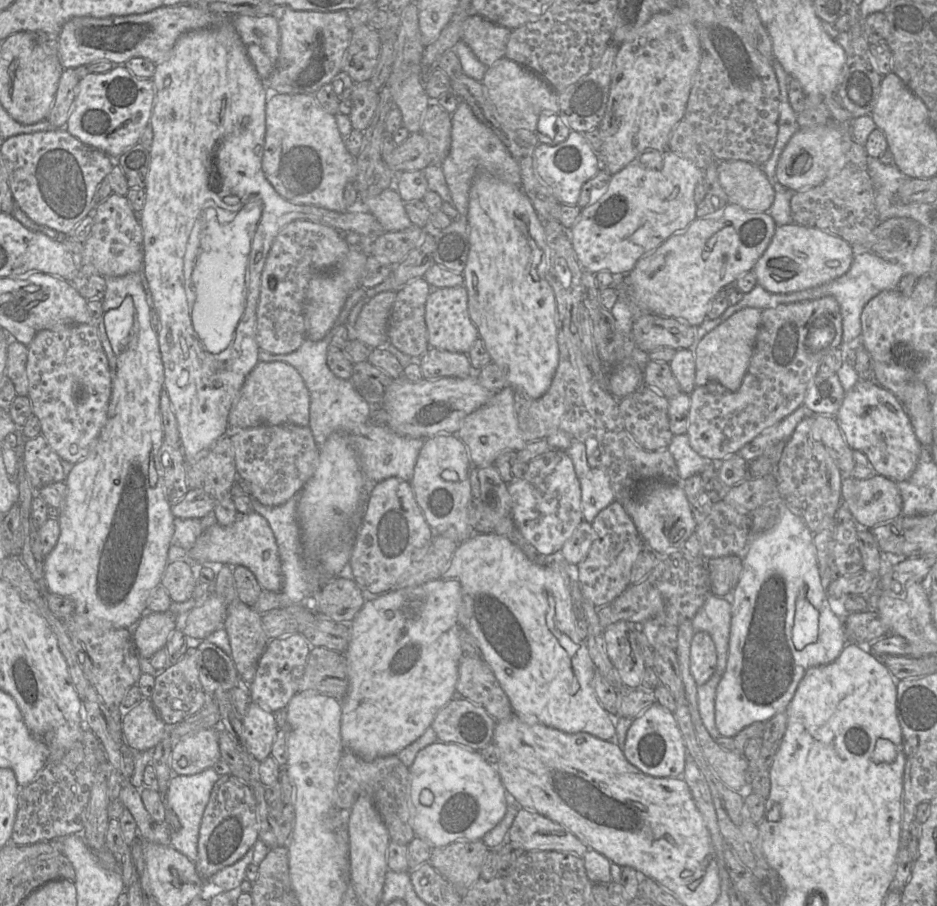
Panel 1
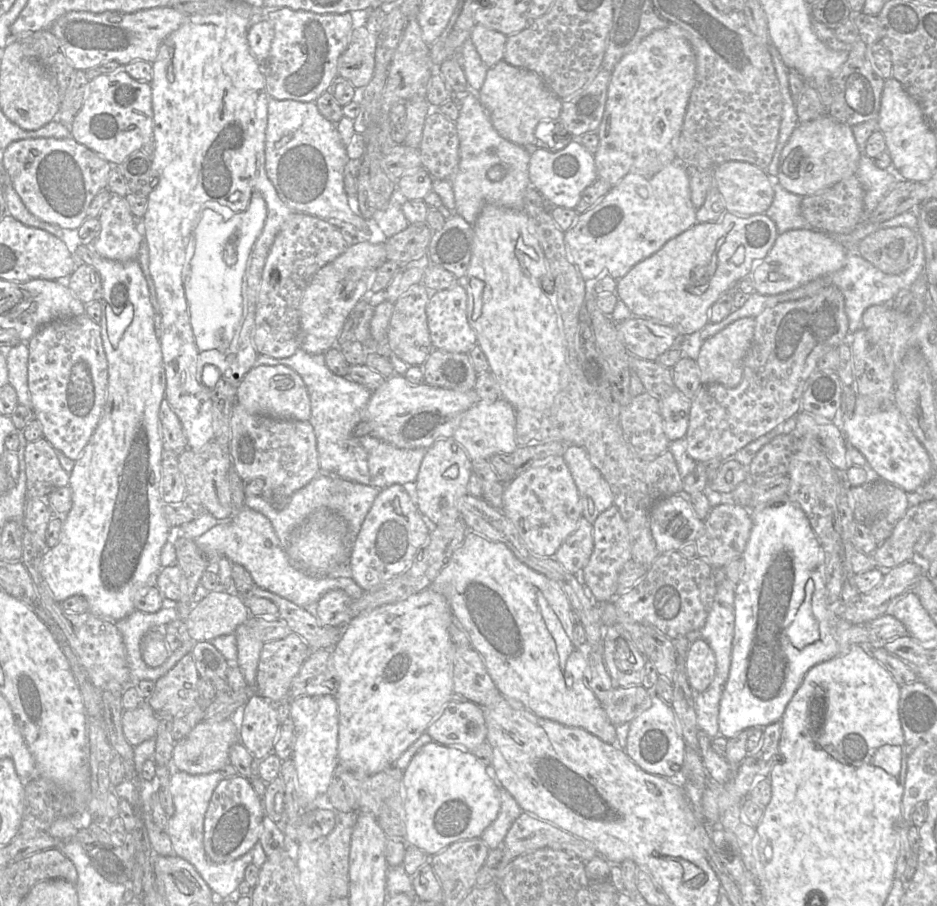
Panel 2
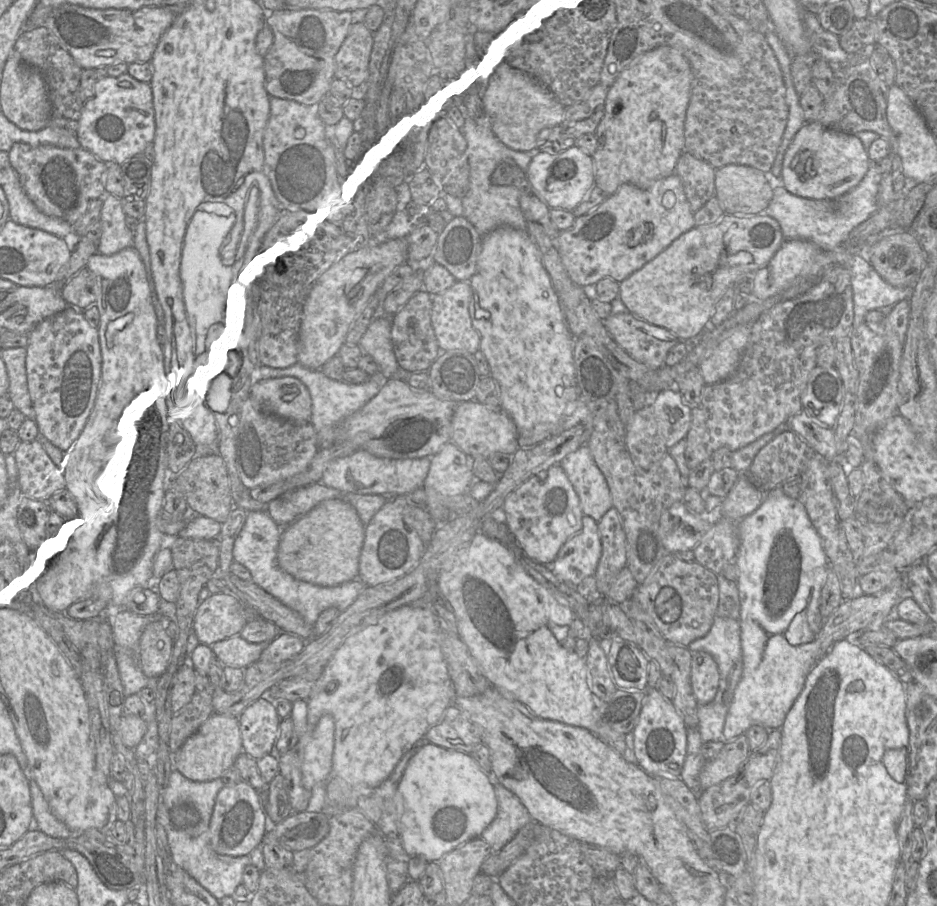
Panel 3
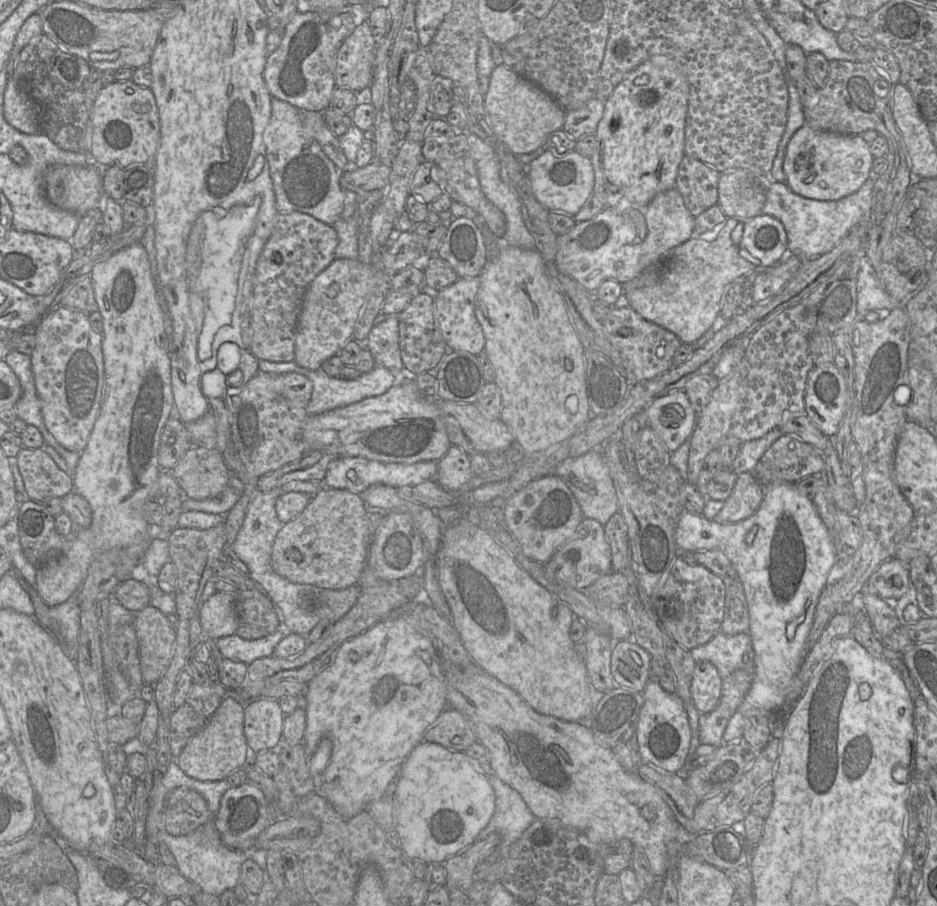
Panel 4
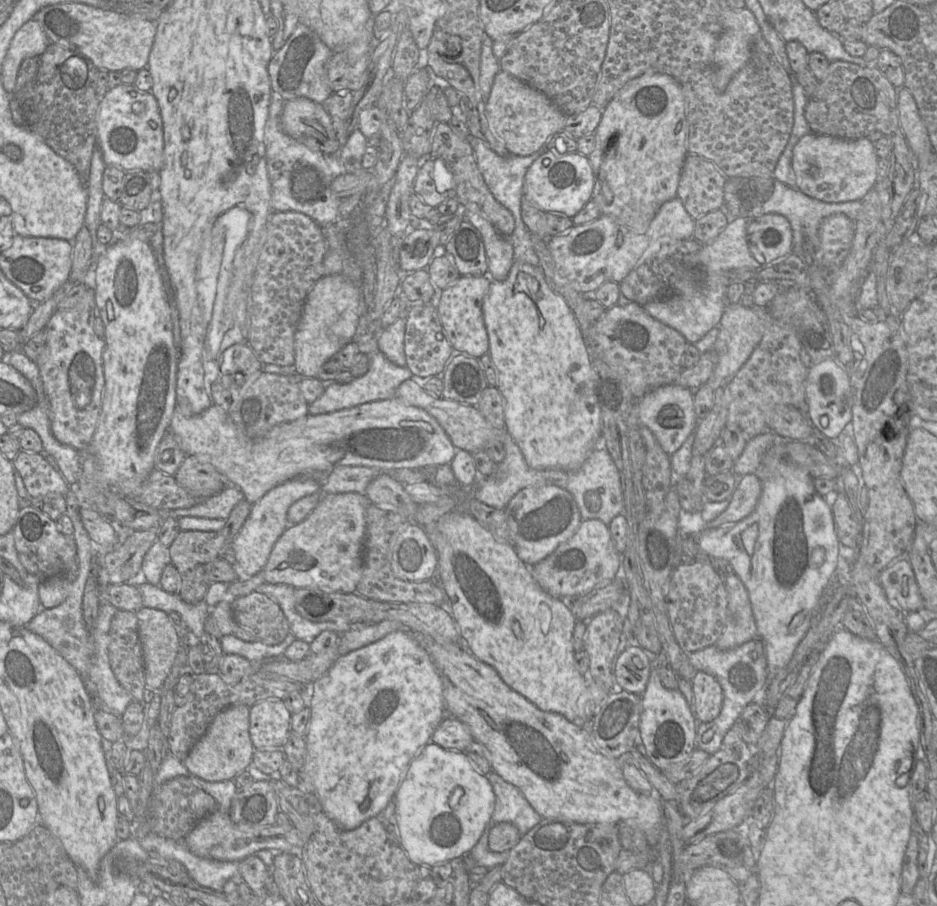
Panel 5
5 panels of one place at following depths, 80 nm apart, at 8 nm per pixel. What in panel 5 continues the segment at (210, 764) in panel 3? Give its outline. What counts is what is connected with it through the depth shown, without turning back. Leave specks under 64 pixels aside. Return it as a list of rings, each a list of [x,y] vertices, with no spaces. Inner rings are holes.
[[[233,705],[219,712],[195,743],[183,765],[195,776],[210,782],[232,780],[251,766],[254,746],[249,735],[249,707]]]

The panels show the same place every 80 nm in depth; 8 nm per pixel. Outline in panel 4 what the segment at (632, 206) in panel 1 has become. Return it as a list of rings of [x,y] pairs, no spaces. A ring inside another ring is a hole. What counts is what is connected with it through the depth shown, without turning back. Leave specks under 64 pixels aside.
[[[674,187],[657,194],[645,206],[646,237],[640,239],[633,221],[611,207],[605,207],[592,219],[576,223],[557,237],[555,264],[565,275],[576,280],[588,291],[597,291],[604,280],[615,280],[621,285],[632,280],[660,261],[678,245],[694,234],[694,218]]]

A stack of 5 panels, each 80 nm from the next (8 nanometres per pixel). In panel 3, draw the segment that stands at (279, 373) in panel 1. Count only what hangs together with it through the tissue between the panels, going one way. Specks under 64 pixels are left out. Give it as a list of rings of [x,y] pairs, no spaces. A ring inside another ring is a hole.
[[[294,376],[261,379],[252,384],[250,393],[266,411],[276,416],[293,421],[310,421],[310,394]]]

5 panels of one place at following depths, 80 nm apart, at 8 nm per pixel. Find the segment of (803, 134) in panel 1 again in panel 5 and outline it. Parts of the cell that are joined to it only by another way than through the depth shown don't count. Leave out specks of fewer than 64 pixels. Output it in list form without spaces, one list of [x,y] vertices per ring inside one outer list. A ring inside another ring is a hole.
[[[810,132],[794,146],[792,168],[800,192],[826,203],[842,203],[862,200],[875,187],[878,160],[874,144],[867,137],[850,140]]]

